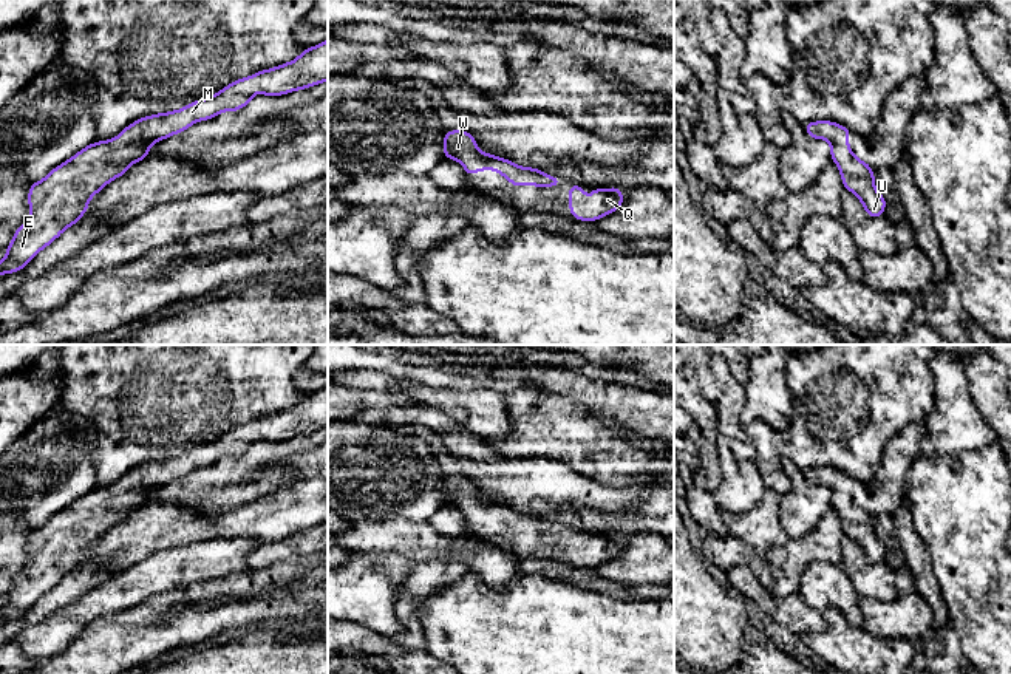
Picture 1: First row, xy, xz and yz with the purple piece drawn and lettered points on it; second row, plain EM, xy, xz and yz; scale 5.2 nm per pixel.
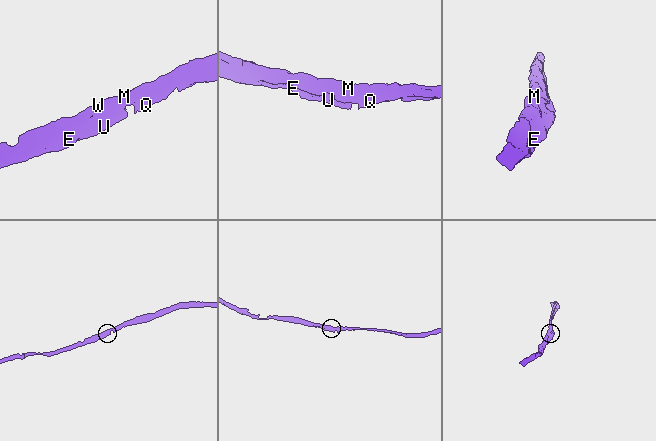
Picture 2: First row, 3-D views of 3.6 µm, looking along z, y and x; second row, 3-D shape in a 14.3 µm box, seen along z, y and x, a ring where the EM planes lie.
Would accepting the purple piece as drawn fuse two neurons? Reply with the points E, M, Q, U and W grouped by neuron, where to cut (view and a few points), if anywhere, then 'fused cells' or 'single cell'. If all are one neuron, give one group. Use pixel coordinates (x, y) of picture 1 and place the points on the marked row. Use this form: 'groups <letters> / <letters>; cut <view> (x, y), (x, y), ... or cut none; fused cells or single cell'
groups E M Q U W; cut none; single cell

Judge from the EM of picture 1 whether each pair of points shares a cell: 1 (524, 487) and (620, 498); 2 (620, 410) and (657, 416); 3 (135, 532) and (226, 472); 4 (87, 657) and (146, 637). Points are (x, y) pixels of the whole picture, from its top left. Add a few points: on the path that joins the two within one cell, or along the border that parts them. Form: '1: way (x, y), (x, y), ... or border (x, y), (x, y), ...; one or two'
1: way (548, 487), (597, 496); one
2: way (629, 410), (648, 410); one
3: border (150, 500), (181, 501), (217, 510); two
4: way (101, 651), (108, 645), (132, 637); one

